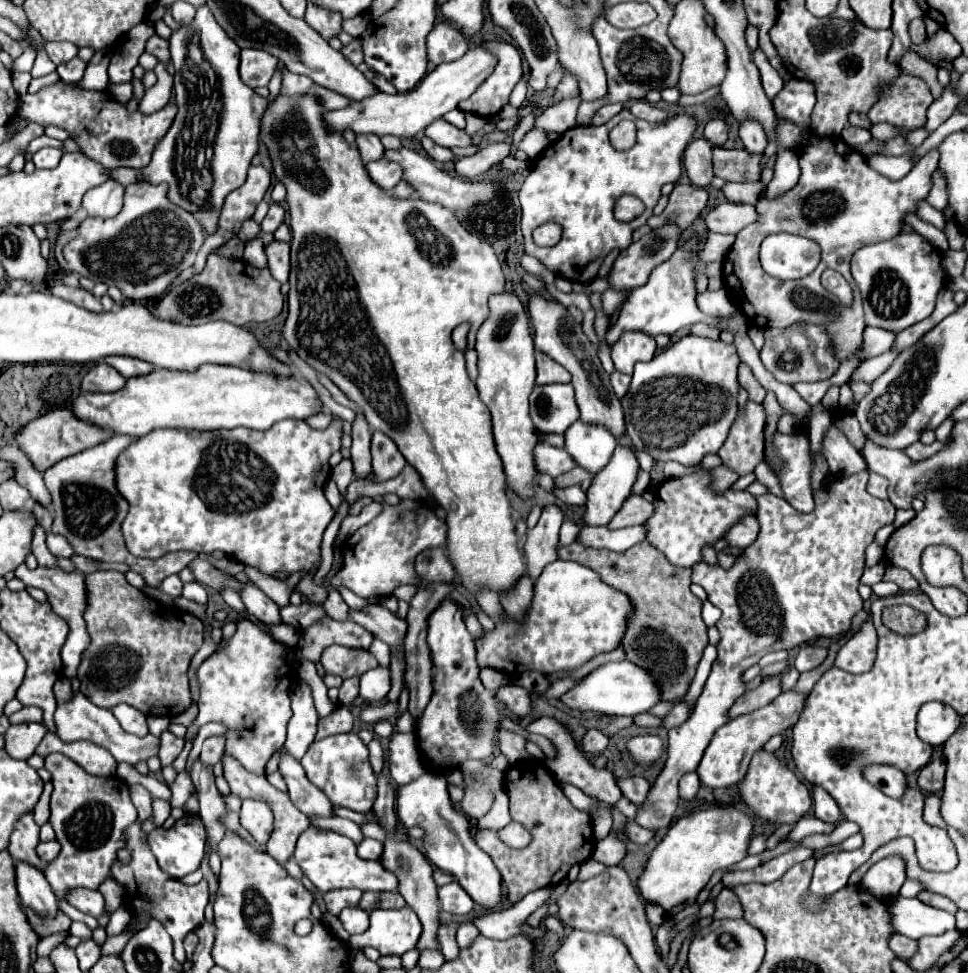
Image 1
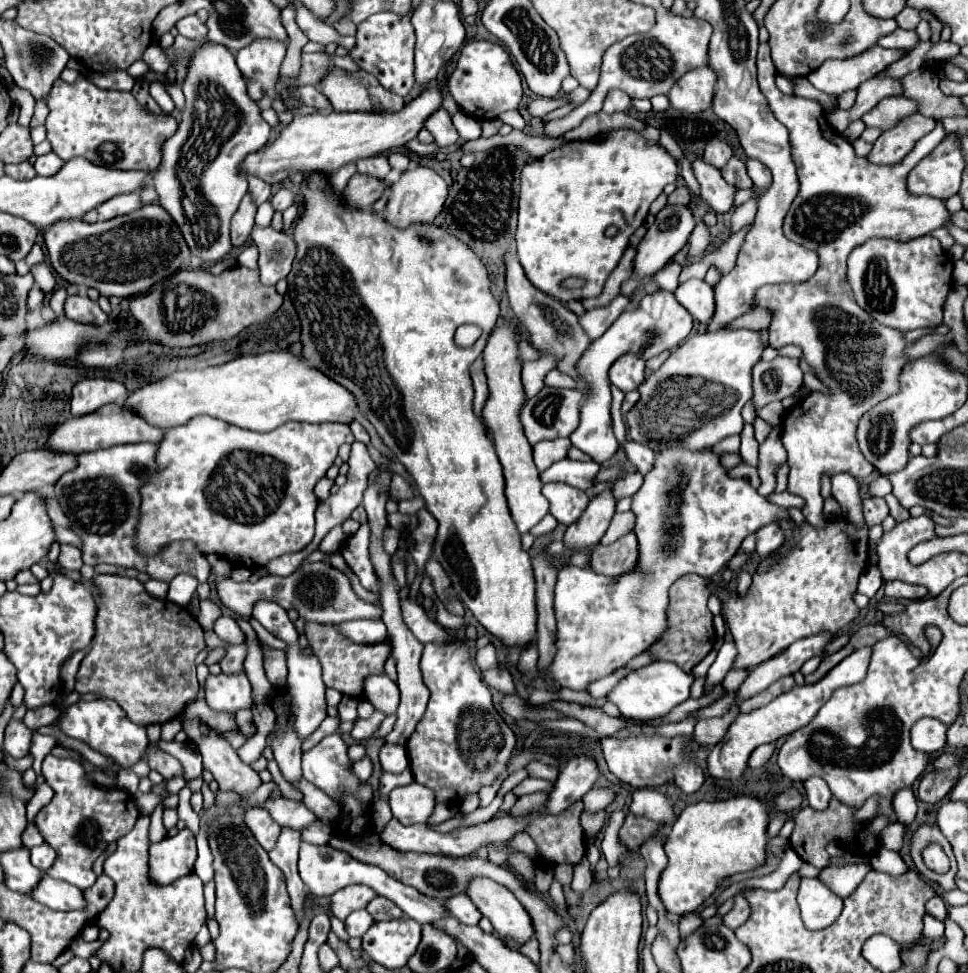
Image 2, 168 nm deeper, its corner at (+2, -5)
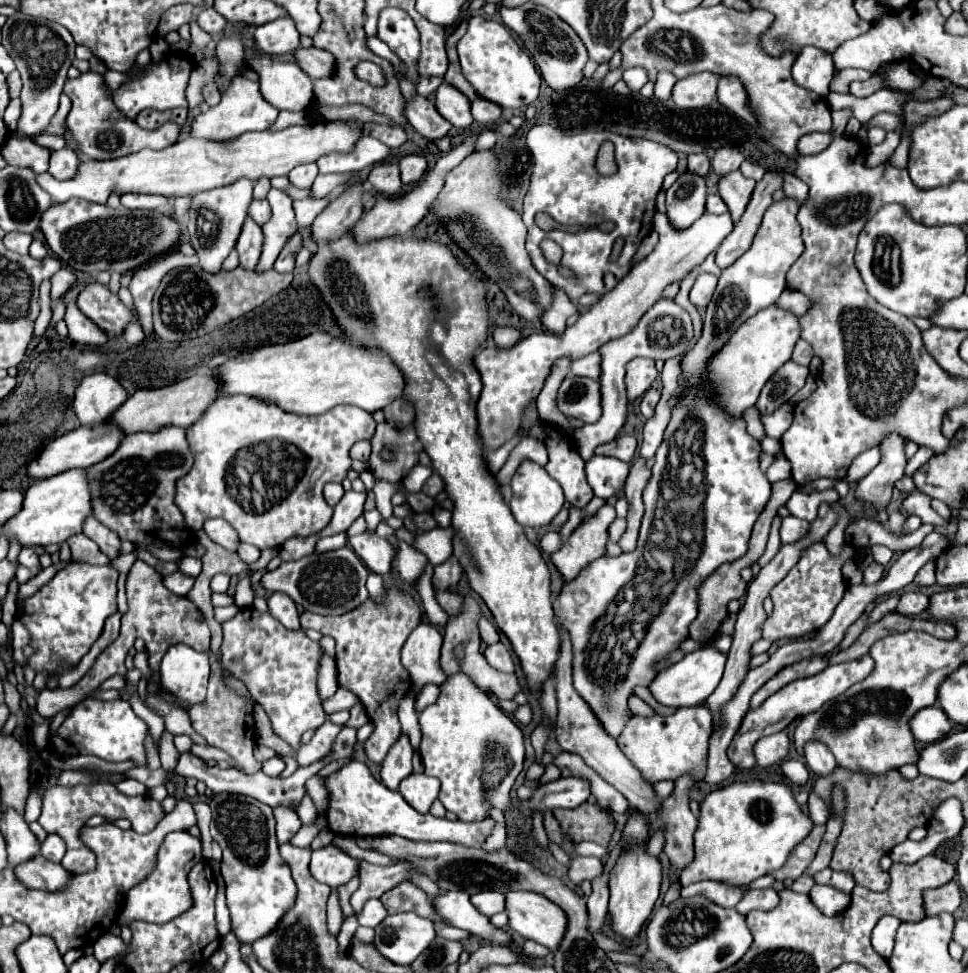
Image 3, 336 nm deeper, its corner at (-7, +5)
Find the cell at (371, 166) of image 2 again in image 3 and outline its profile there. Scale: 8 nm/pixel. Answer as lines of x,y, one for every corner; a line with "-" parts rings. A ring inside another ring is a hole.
382,162
382,164
376,164
372,168
372,172
368,174
368,182
388,194
388,196
394,196
402,190
402,180
400,180
400,170
398,170
398,164
392,164
392,162

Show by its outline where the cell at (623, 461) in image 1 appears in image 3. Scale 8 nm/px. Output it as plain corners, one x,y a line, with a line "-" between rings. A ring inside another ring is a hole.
604,504
594,516
588,516
580,526
566,538
562,548
552,554
552,562
562,572
564,580
576,578
578,570
588,562
604,556
604,546
608,540
608,526
616,518
616,510
610,504

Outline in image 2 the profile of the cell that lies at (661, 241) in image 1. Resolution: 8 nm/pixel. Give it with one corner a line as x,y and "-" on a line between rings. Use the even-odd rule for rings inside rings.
667,204
661,208
637,248
635,274
647,276
661,270
665,260
671,260
687,244
693,228
695,224
689,206

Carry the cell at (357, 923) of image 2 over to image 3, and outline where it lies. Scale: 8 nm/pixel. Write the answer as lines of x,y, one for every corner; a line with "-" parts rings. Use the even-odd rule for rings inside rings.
368,900
364,908
356,914
360,926
370,926
376,928
384,918
386,918
386,908
382,906
380,900

